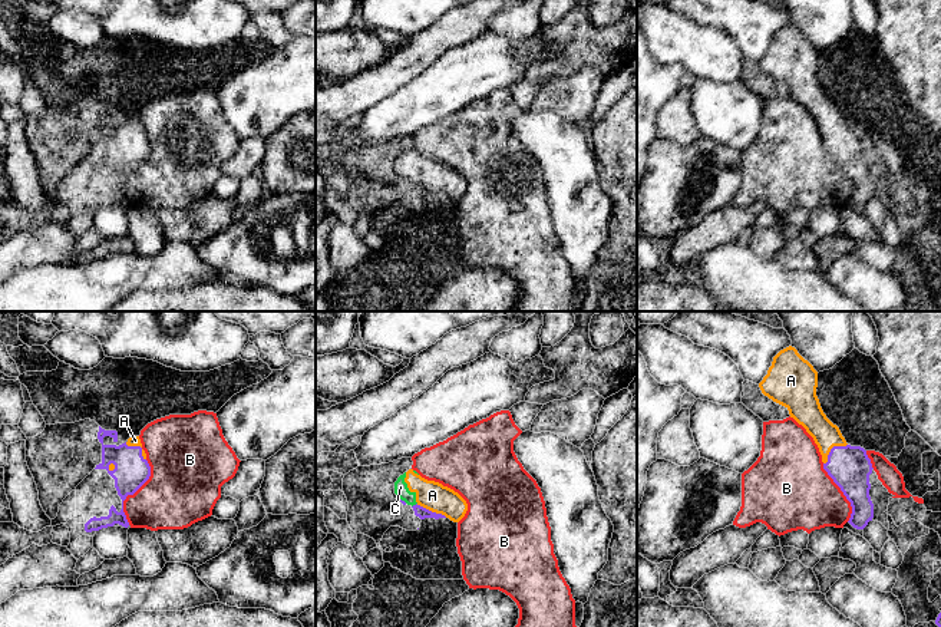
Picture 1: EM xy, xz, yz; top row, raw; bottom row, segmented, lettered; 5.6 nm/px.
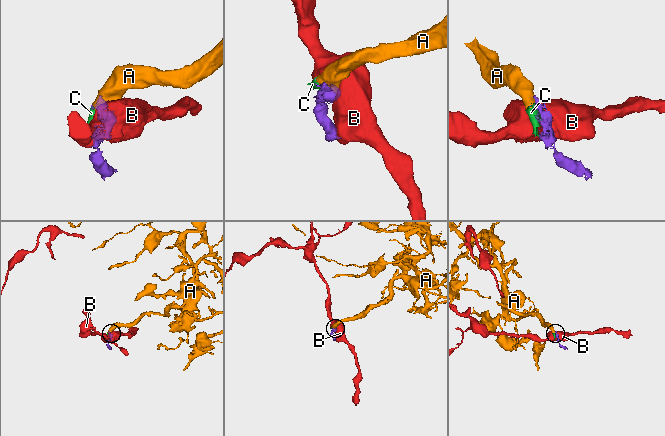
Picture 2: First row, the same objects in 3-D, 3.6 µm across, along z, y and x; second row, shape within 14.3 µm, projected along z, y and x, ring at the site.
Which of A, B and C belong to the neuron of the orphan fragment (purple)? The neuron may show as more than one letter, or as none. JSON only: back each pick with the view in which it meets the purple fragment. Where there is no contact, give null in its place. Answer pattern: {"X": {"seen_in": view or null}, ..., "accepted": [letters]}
{"A": {"seen_in": "yz"}, "C": {"seen_in": "xz"}, "accepted": ["A", "C"]}

